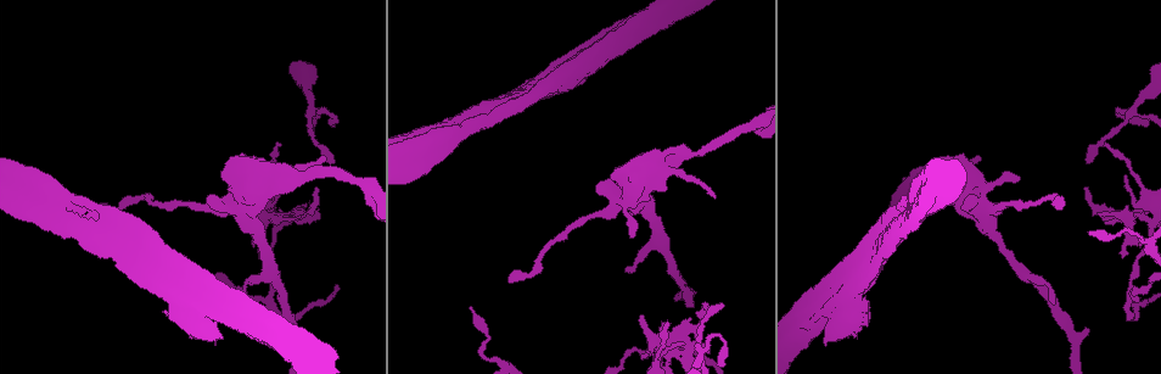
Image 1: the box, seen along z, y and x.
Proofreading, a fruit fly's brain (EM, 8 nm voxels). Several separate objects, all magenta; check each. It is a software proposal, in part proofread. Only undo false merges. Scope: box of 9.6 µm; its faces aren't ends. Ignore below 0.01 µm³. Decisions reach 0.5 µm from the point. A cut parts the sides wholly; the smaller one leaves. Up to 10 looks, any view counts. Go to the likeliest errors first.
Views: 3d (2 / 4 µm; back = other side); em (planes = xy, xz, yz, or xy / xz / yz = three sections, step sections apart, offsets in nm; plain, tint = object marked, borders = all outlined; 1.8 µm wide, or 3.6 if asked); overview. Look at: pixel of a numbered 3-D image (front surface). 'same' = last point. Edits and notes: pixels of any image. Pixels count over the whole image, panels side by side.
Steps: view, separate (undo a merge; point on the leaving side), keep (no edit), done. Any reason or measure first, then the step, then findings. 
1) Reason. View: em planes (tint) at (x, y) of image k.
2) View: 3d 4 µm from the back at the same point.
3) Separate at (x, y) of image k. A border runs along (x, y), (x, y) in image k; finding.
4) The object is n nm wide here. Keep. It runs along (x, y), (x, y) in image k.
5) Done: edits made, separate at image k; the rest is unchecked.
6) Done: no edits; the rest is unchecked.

Sharp bend. View: 3d 2 µm at (1127, 217) of image 1.

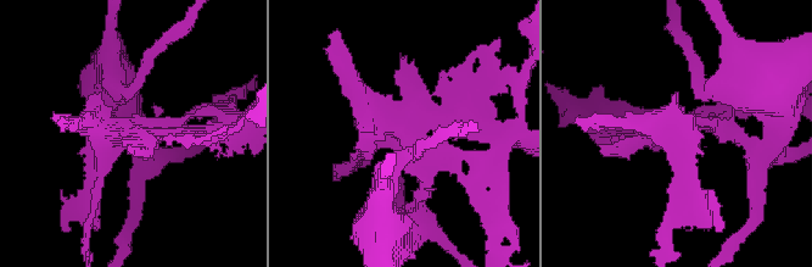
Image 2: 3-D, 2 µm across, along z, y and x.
View: em yz step 16 (tint) at (137, 132) of image 2.

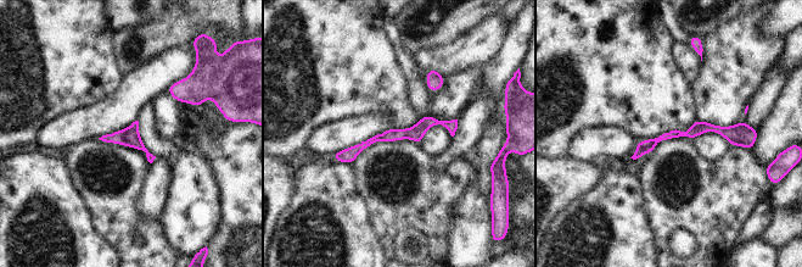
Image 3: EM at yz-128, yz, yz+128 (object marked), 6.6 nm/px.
View: em planes (tint) at the same point.

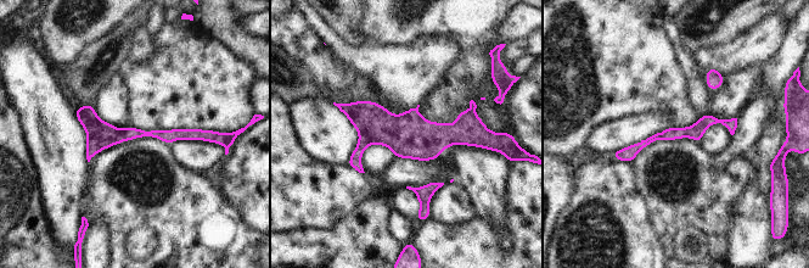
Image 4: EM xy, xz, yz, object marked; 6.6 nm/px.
Keep. It runs along (342, 106), (397, 133), (479, 128) in image 4; one neuron here.

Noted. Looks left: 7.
Thick turns thin. View: 3d 2 µm at (308, 106) of image 1.

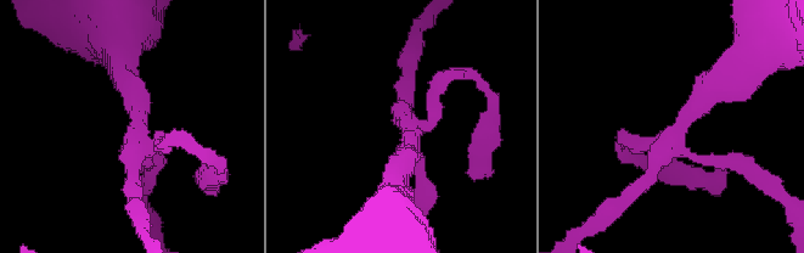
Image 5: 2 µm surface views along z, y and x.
4 arms meet here. View: em xy step 8 (tint) at (677, 130) of image 5.

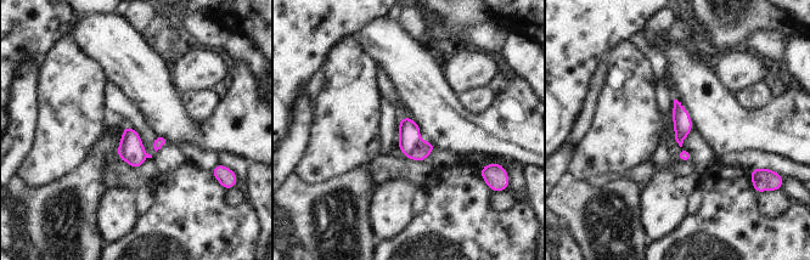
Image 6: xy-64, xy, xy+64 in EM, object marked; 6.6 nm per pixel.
View: em planes (tint) at the same point.

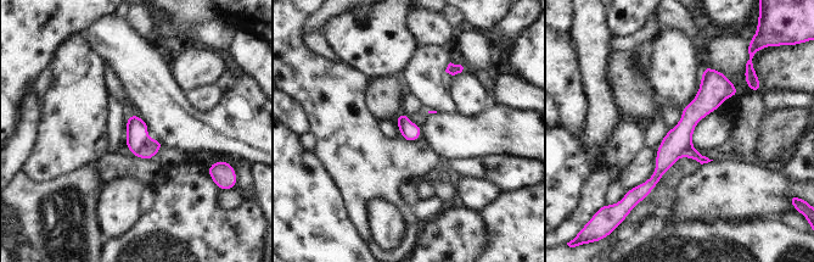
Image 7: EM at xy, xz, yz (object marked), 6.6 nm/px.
Separate at (136, 129) of image 7. The part that leaves runs along (720, 76), (644, 190) in image 7; two neurons meet here.

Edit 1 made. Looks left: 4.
View: overview.

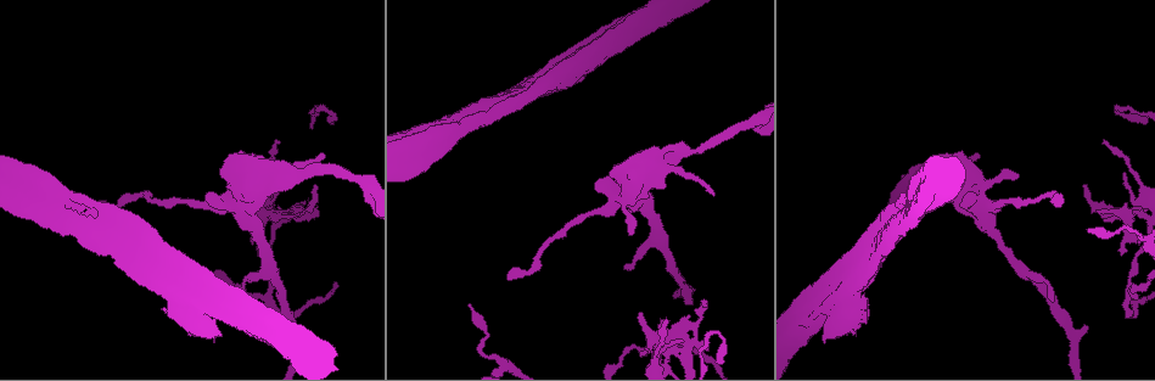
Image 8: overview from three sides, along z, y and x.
A narrow waist. View: 3d 2 µm at (268, 291) of image 8.

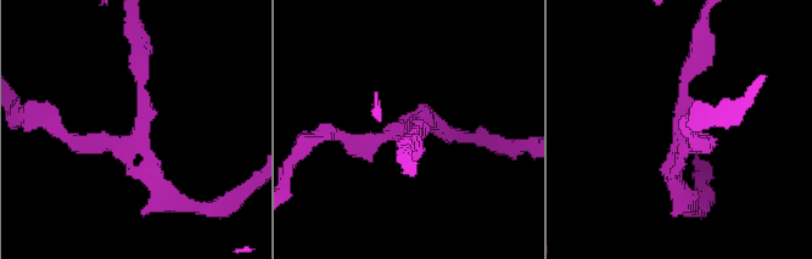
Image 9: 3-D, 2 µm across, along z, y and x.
3 arms meet here; now the EM. View: em 3.6 µm planes (borders) at (141, 130) of image 9.

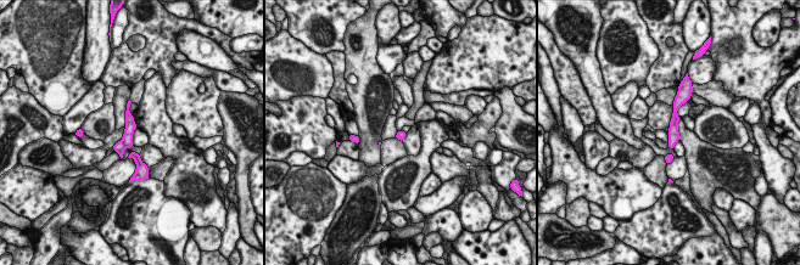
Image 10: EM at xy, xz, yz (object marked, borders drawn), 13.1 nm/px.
Keep. It runs along (128, 116), (128, 145), (139, 168) in image 10; one neuron here.

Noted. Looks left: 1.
View: em planes (tint) at (250, 189) of image 8.

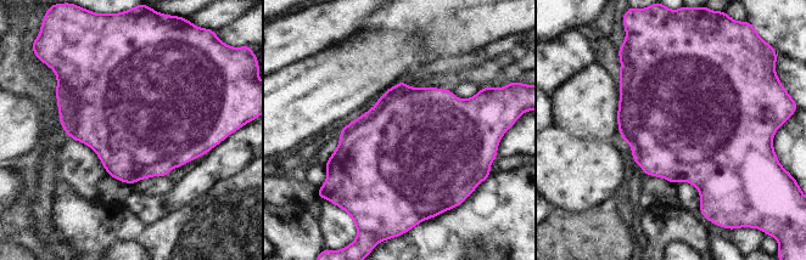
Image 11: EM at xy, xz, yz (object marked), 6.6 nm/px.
Keep. One neuron here.

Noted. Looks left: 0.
Done: edits made, separate at image 7; the rest is unchecked.

